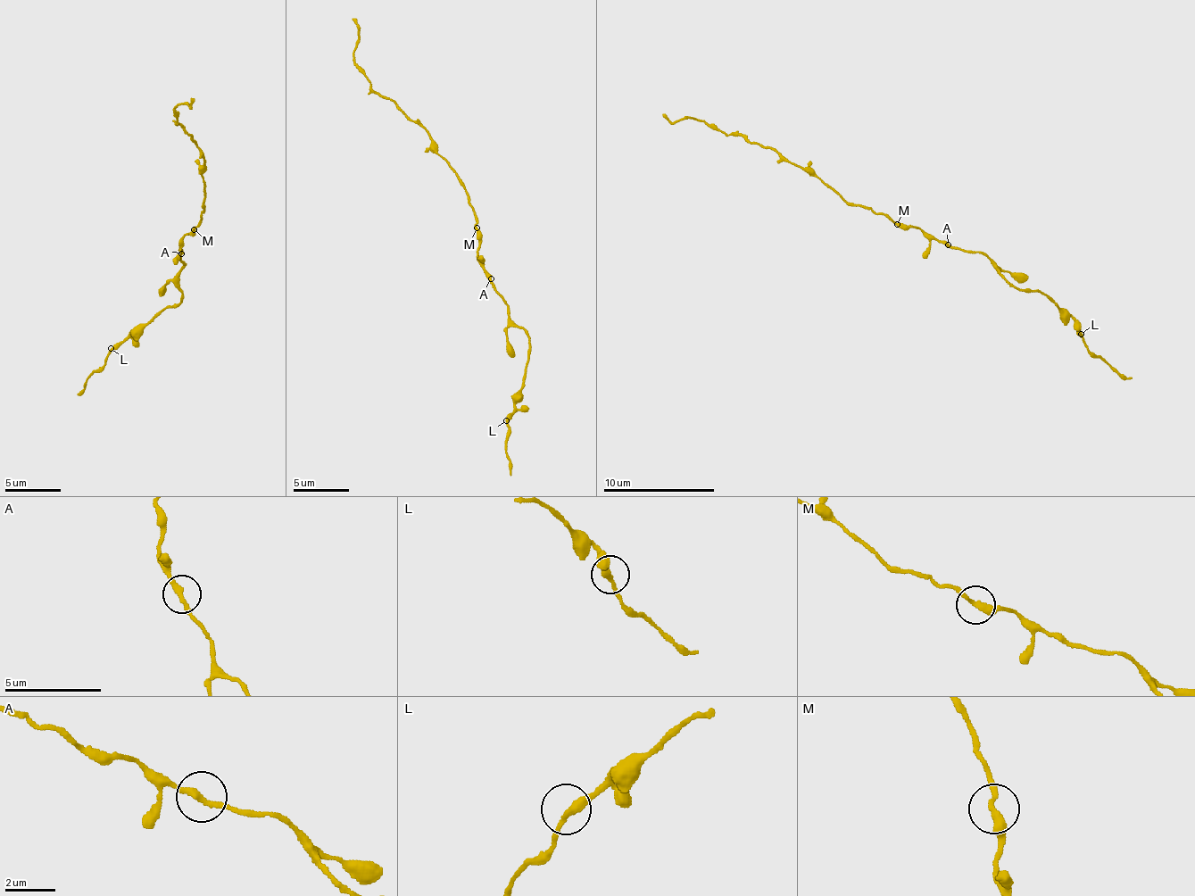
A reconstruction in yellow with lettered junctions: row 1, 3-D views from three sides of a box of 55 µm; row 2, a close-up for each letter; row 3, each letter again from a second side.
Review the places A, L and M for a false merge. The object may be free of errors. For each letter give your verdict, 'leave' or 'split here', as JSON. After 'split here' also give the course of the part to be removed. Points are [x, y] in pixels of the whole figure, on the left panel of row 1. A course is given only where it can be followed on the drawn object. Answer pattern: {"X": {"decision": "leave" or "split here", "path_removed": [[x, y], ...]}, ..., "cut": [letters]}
{"A": {"decision": "leave"}, "L": {"decision": "leave"}, "M": {"decision": "leave"}, "cut": []}

